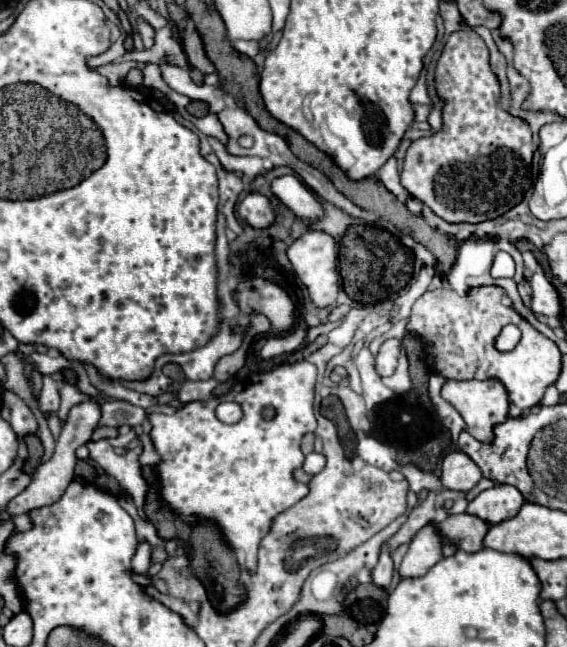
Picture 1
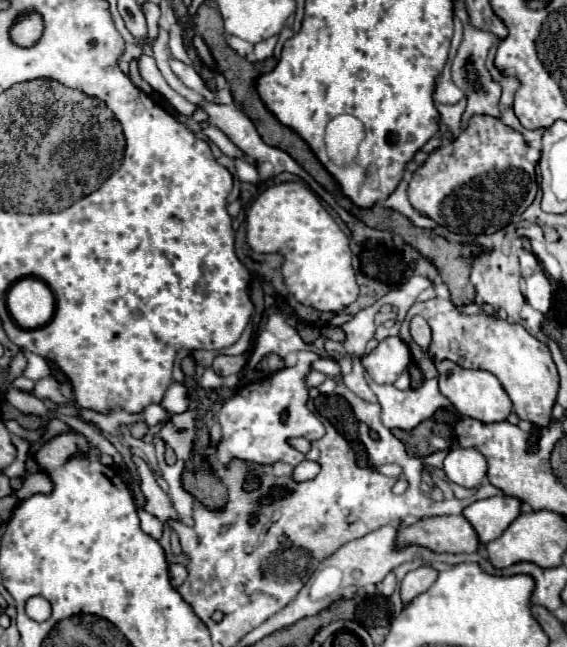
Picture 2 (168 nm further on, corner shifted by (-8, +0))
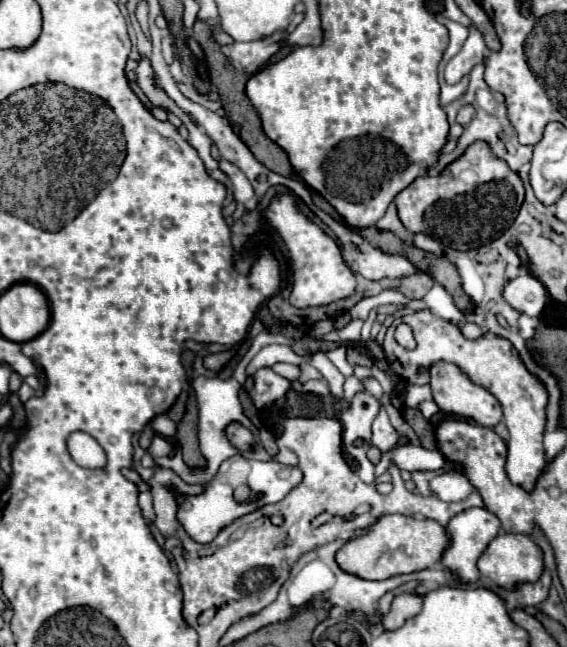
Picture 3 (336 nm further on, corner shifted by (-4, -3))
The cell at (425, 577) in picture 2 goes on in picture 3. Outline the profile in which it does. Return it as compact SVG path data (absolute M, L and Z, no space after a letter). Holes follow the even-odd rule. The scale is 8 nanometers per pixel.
M415 593L397 595L393 599L391 611L383 617L383 629L385 631L399 629L409 617L415 617L421 611L421 605L423 605L423 599L419 595L415 595Z

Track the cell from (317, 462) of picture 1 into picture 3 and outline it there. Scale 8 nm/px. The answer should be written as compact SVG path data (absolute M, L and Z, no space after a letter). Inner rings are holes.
M233 455L219 465L219 471L205 485L203 493L177 497L177 521L193 541L209 543L225 525L231 525L235 519L253 513L253 509L281 501L293 487L301 483L301 479L303 473L297 467L283 465L275 459L255 461L243 455Z

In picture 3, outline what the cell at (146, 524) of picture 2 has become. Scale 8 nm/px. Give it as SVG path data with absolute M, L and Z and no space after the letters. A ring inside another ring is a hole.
M143 491L143 493L139 495L139 505L141 505L141 509L143 509L145 519L147 519L147 521L153 521L153 497L151 497L149 491Z

